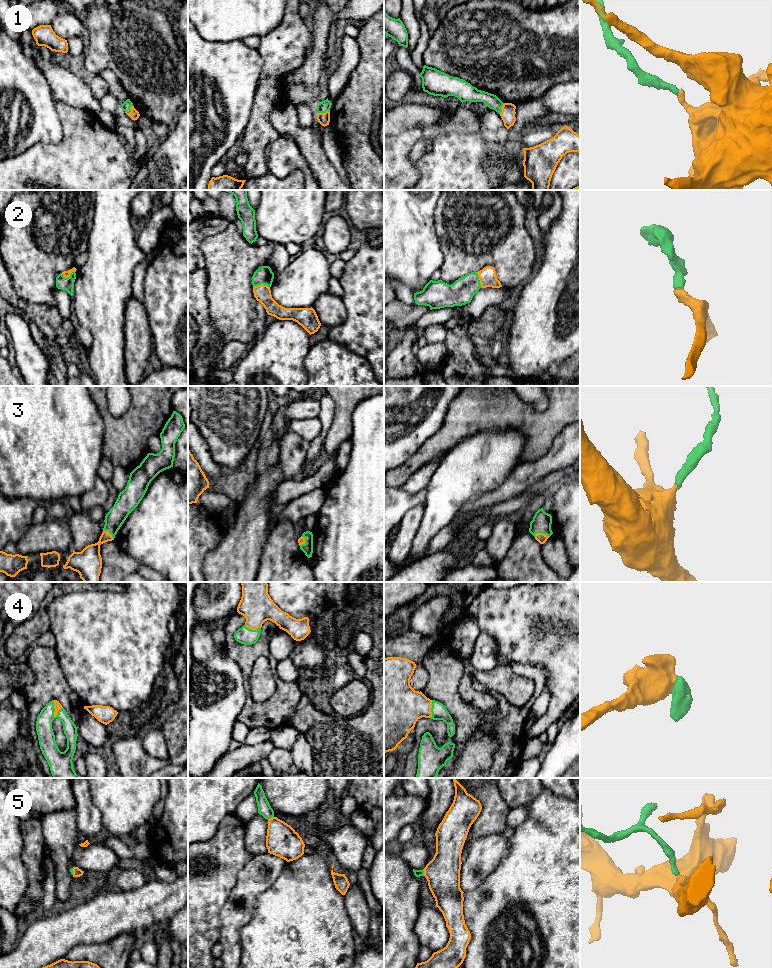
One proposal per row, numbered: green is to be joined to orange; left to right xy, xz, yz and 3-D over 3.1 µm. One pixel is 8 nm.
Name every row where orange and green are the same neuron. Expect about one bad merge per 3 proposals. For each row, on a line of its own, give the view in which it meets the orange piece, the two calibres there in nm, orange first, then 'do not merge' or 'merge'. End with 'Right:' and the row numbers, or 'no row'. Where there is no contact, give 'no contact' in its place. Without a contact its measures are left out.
1: contact in xy; calibres 80 and 70 nm; merge
2: contact in xz; calibres 140 and 140 nm; merge
3: contact in yz; calibres 80 and 160 nm; merge
4: contact in xy; calibres 60 and 140 nm; merge
5: contact in yz; calibres 280 and 60 nm; merge
Right: 1, 2, 3, 4, 5

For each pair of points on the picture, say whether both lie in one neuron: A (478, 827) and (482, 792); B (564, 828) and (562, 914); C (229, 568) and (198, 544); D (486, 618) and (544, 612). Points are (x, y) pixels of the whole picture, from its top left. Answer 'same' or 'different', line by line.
A: same
B: same
C: different
D: same

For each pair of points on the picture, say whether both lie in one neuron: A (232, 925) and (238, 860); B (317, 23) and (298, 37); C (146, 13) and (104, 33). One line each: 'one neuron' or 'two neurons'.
A: two neurons
B: two neurons
C: one neuron

